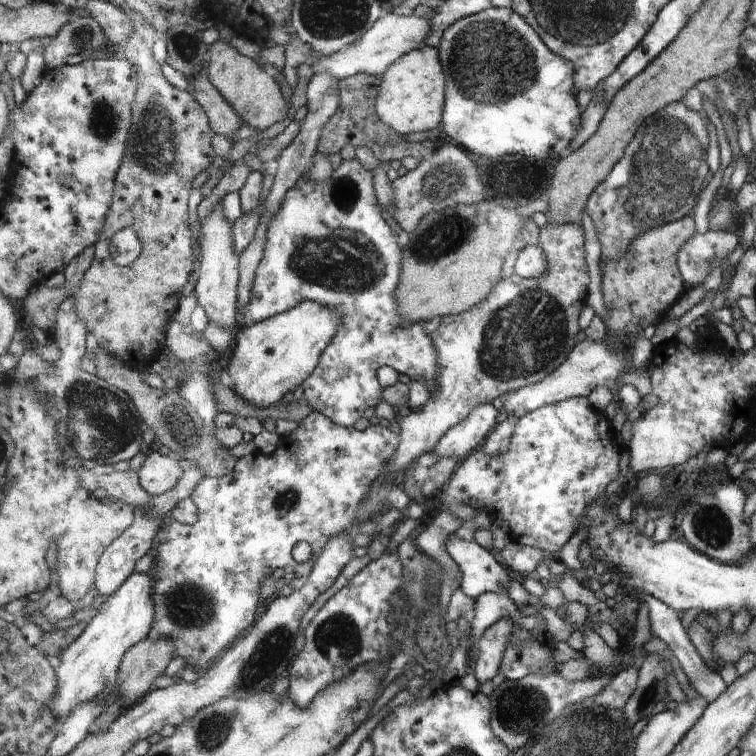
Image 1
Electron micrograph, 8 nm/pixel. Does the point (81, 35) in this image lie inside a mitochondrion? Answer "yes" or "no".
yes

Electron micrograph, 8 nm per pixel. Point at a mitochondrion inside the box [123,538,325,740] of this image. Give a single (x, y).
(267, 657)

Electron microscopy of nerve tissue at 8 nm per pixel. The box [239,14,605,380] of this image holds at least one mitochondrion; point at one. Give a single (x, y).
(489, 62)

